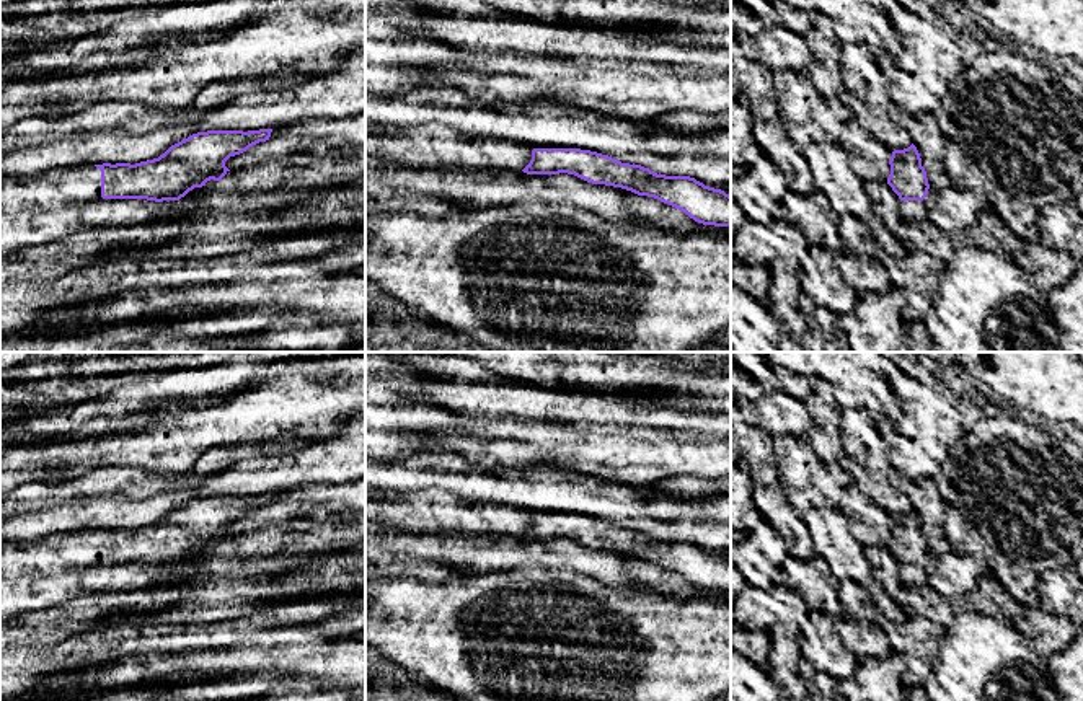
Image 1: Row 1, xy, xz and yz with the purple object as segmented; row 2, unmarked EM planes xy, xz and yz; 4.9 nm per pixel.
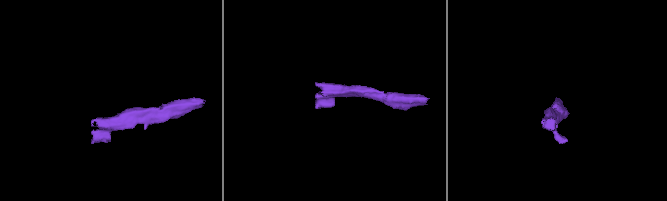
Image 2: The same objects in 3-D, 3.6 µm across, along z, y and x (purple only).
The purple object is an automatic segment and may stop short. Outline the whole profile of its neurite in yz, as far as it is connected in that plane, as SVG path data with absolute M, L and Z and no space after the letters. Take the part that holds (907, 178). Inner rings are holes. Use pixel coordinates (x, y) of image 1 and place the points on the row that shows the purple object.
M912 143L908 148L894 150L889 165L887 184L900 199L902 218L905 222L925 220L926 207L923 199L928 194L930 184L917 147Z

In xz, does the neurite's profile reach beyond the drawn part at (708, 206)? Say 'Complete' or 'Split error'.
Complete

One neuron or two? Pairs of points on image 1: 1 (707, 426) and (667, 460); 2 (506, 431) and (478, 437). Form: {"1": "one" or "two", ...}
{"1": "two", "2": "one"}

